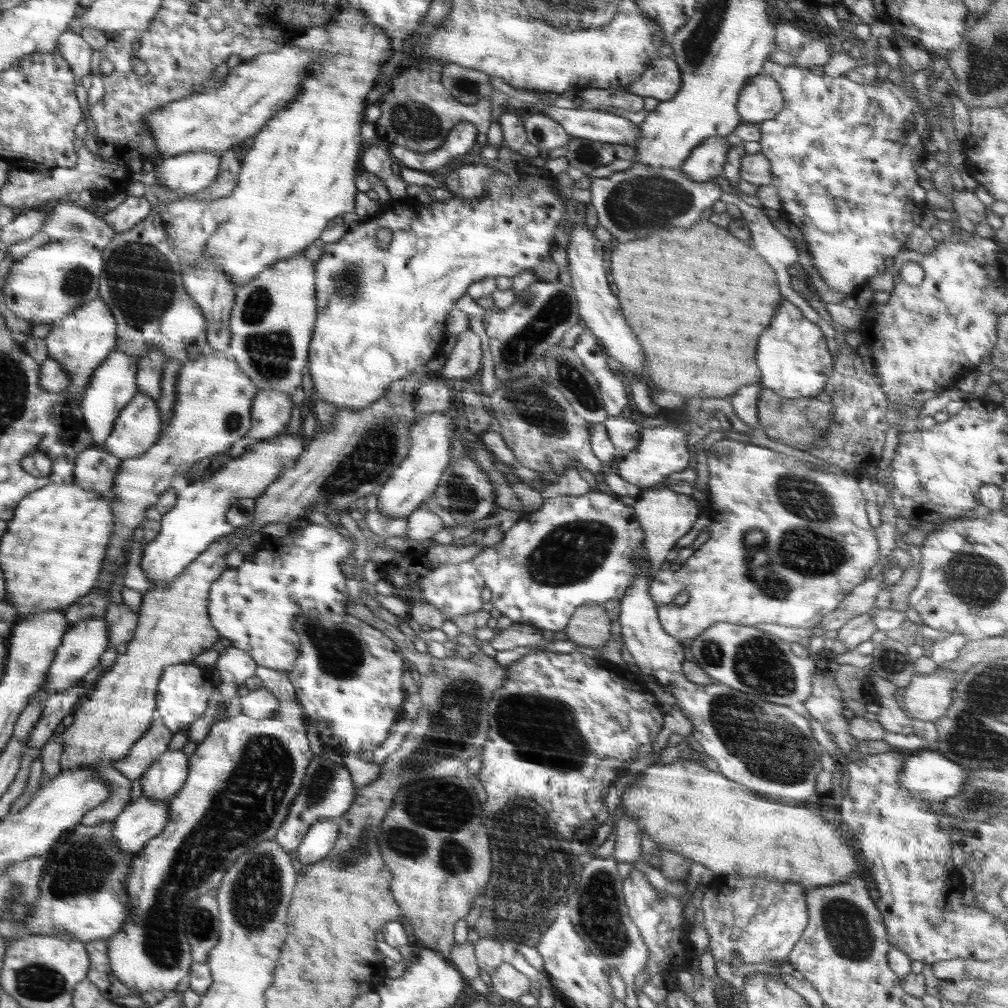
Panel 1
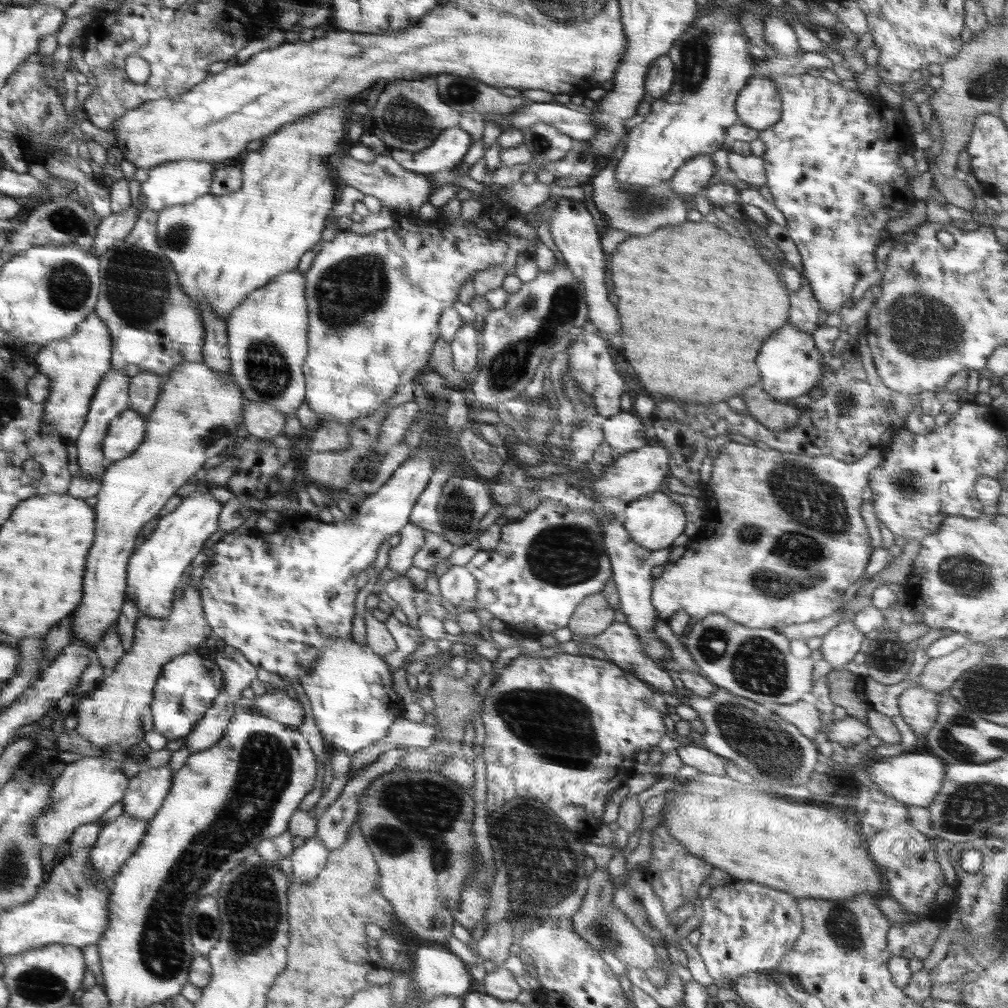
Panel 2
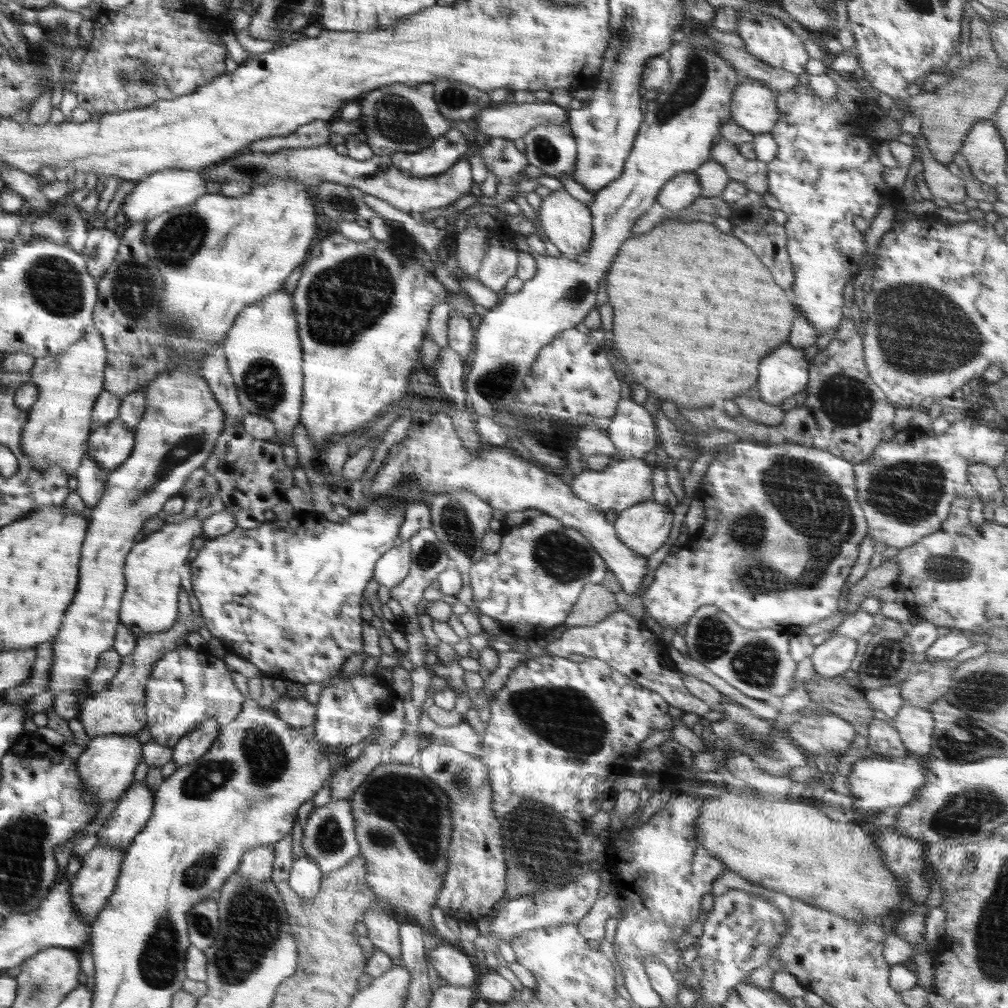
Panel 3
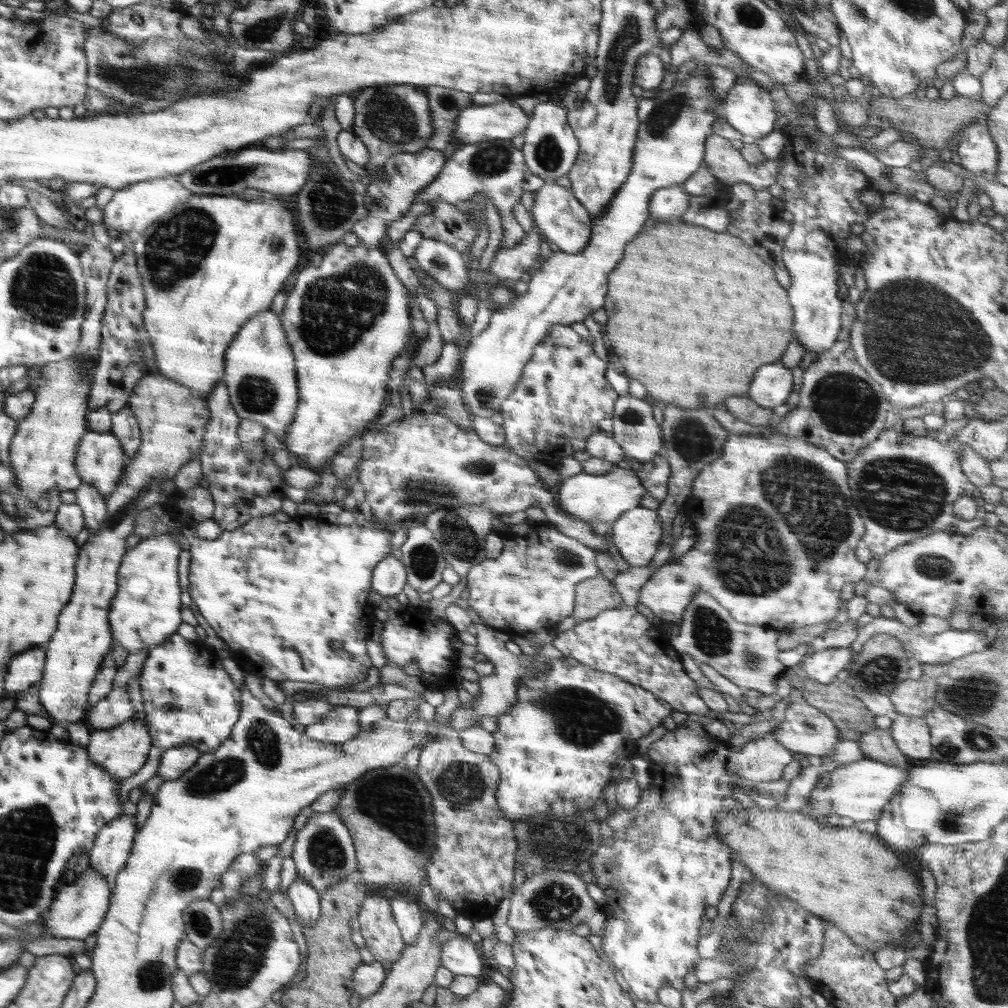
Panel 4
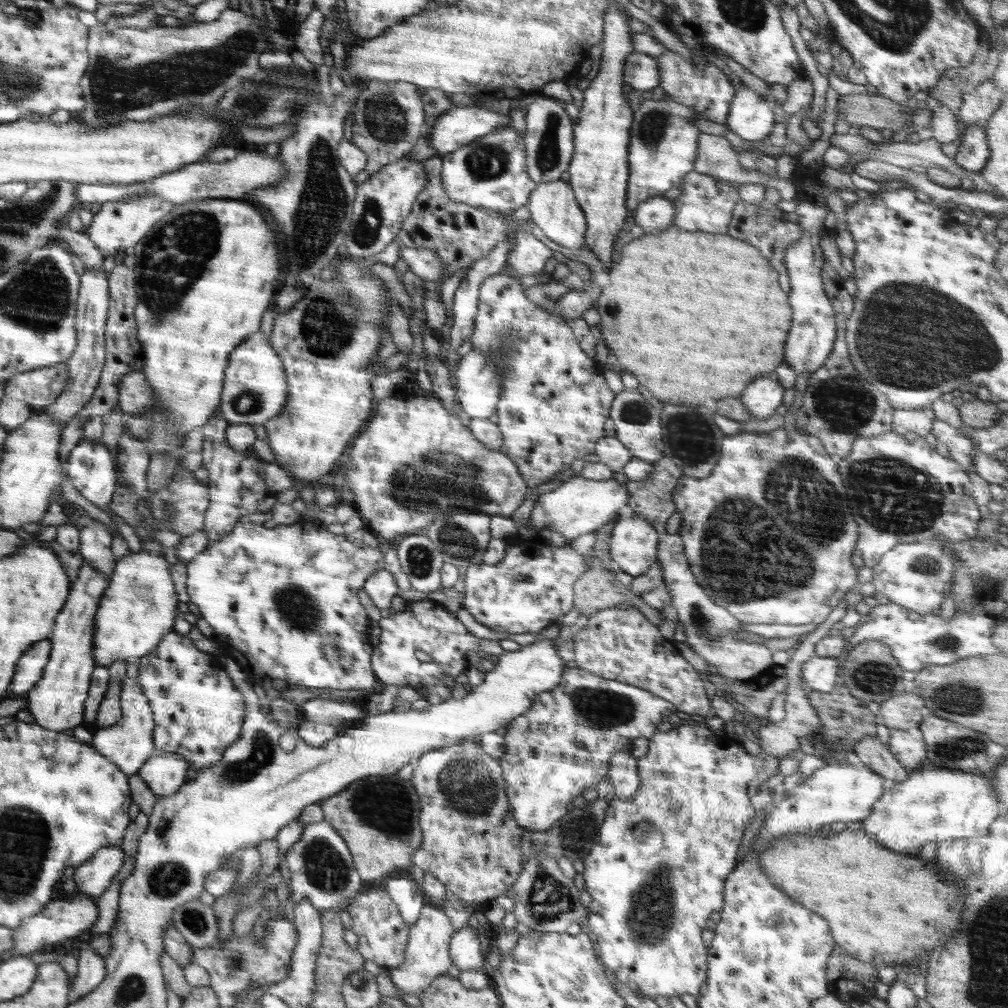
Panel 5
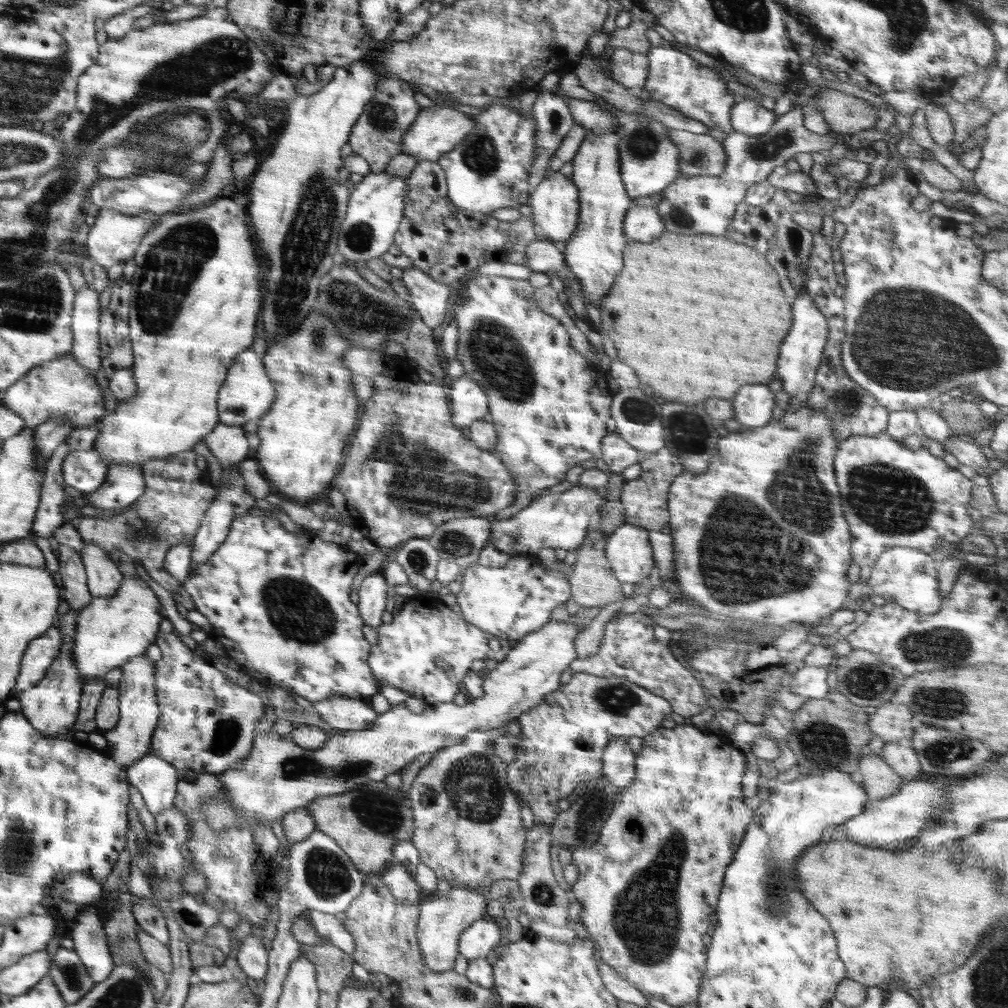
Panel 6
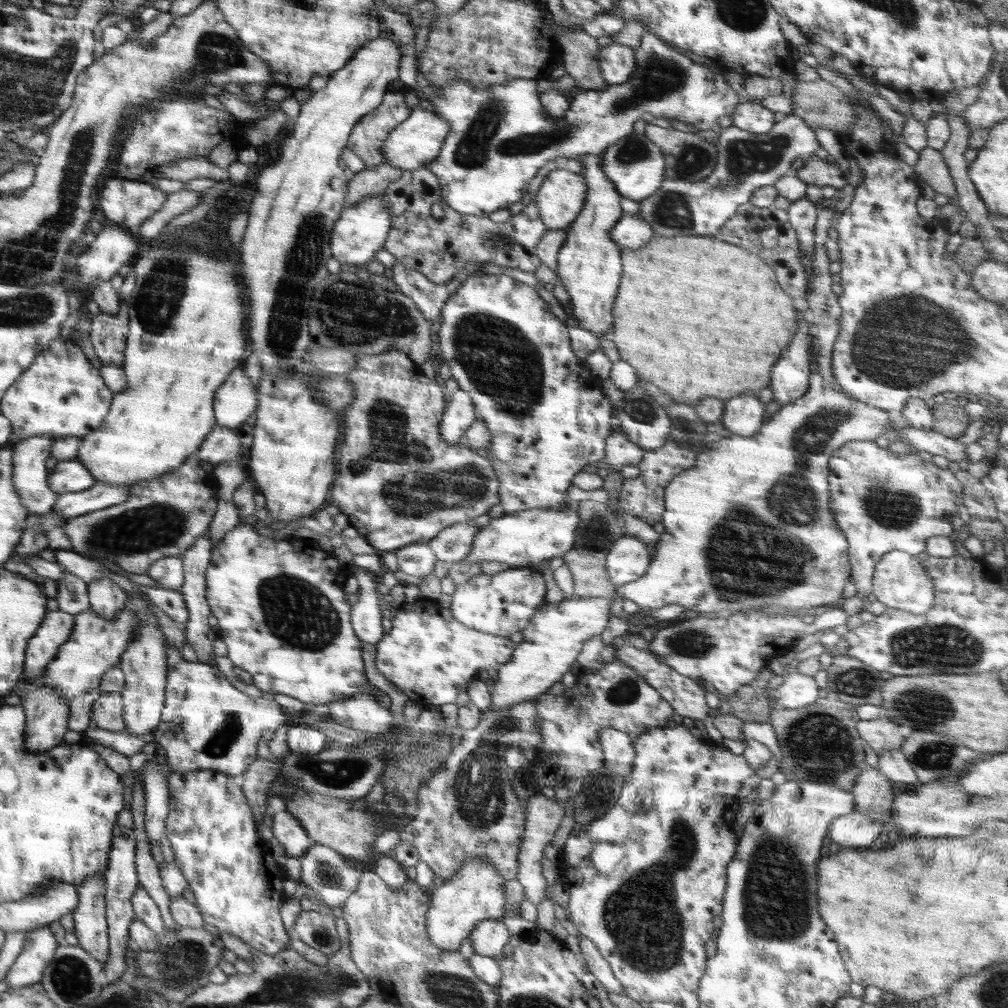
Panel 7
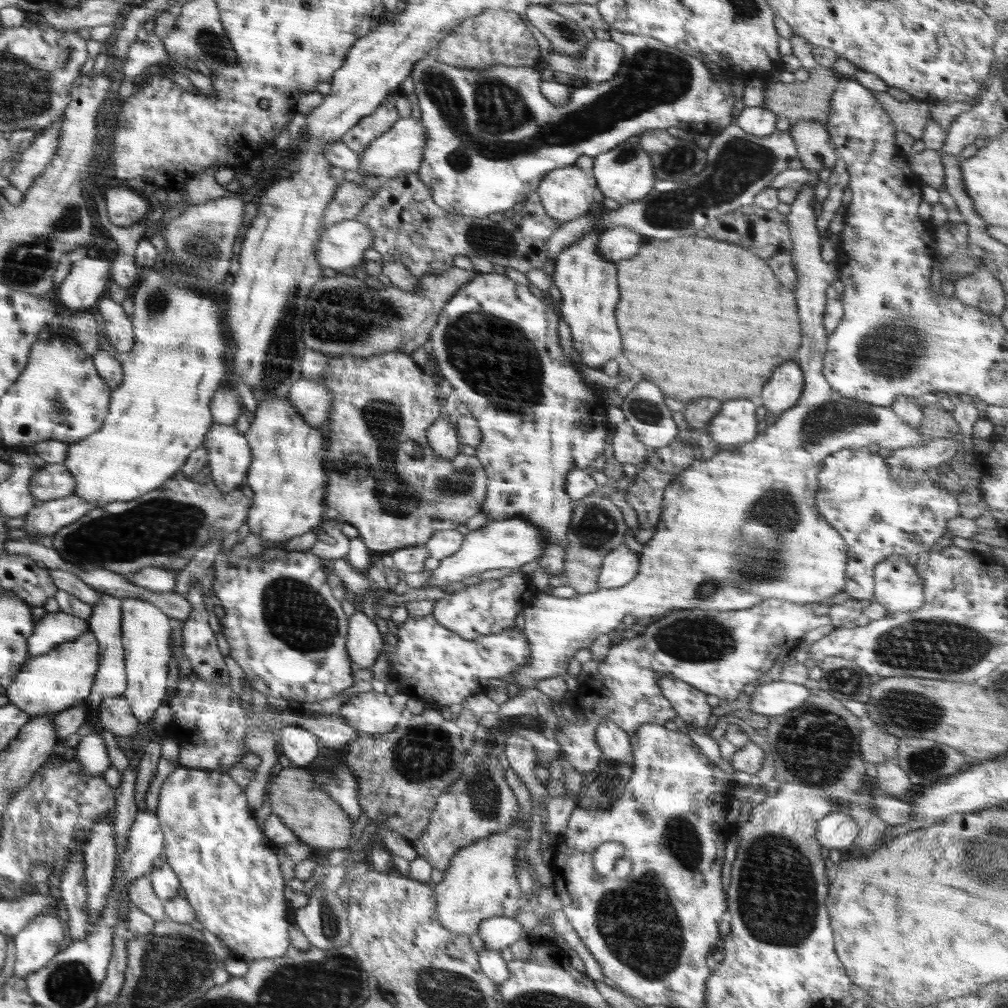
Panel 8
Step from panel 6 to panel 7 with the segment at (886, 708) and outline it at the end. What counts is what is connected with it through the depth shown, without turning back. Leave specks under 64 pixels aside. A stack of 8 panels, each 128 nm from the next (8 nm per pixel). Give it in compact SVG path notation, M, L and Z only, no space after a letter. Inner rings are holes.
M884 716L876 720L859 721L856 728L862 740L871 746L876 754L886 750L900 749L908 731L904 726L898 726Z

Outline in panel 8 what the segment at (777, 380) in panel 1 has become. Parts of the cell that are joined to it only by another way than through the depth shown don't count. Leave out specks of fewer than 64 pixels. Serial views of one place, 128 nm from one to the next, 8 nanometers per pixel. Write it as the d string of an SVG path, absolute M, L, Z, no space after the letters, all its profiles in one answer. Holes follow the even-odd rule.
M737 398L723 401L720 412L710 420L708 435L716 441L716 450L736 447L758 436L757 400Z

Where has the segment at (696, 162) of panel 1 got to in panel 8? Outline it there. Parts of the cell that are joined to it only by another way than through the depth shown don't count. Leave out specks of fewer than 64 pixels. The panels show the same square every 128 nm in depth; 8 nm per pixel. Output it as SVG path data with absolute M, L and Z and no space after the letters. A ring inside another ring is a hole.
M618 225L604 230L599 239L598 253L608 261L618 263L622 259L633 257L646 241L643 234Z

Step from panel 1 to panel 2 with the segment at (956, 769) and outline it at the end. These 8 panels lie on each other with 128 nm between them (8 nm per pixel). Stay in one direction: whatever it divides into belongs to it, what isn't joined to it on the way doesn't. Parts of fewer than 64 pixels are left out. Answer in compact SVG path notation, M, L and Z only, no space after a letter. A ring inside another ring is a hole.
M920 752L894 754L893 757L879 758L870 766L864 767L868 777L878 785L884 795L890 795L907 805L927 807L932 804L934 796L942 788L946 776L946 764L934 754L920 754Z

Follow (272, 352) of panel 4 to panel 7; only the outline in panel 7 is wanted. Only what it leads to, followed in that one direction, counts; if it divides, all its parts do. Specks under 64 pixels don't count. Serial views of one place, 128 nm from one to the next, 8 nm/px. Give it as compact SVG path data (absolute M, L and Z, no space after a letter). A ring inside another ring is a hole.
M242 361L217 389L214 396L216 424L233 429L241 426L258 408L258 389L244 371Z

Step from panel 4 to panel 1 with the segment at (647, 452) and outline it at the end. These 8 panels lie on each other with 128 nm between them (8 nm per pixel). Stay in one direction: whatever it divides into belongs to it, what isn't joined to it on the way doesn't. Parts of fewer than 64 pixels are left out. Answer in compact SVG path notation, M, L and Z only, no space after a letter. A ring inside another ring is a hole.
M608 417L604 422L608 438L615 448L616 460L621 460L640 443L640 425L636 418Z

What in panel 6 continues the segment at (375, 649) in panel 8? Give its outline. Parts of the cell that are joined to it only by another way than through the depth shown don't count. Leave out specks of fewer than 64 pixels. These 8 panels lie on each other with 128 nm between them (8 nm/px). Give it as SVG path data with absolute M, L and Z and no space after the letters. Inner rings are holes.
M373 573L362 580L358 590L357 608L363 617L363 622L377 629L382 622L384 611L391 607L391 599L388 597L388 584L380 573Z

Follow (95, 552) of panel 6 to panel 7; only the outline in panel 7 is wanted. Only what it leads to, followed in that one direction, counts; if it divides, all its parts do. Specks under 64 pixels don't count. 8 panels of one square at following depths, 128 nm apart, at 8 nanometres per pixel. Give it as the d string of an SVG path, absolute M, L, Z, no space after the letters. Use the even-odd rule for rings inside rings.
M99 576L87 584L89 606L97 616L111 620L125 608L129 595L109 576Z

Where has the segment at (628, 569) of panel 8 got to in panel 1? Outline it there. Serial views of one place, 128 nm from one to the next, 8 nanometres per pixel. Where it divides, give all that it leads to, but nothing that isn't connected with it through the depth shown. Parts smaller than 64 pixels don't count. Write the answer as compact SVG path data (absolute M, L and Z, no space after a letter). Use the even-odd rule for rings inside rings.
M650 487L640 493L632 507L638 523L644 529L644 548L647 552L647 560L650 562L646 576L650 587L656 573L660 570L660 565L671 556L670 550L674 544L684 534L690 532L692 524L699 517L701 505L698 505L698 501L692 496L675 492L670 487Z

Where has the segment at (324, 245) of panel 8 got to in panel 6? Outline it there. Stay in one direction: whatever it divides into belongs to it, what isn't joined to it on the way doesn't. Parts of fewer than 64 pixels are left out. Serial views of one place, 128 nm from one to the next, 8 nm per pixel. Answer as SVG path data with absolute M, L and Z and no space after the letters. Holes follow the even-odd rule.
M369 173L364 180L355 185L347 204L347 212L340 224L337 251L346 260L366 263L368 259L381 257L395 245L395 235L404 216L404 202L408 194L407 179L389 174Z

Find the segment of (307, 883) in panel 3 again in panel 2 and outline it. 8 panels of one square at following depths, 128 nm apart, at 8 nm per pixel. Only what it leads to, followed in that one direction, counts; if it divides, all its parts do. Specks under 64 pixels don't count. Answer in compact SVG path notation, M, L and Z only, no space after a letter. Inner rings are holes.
M308 837L301 846L288 857L287 869L292 883L314 881L316 875L325 868L330 851L322 845L320 837Z

